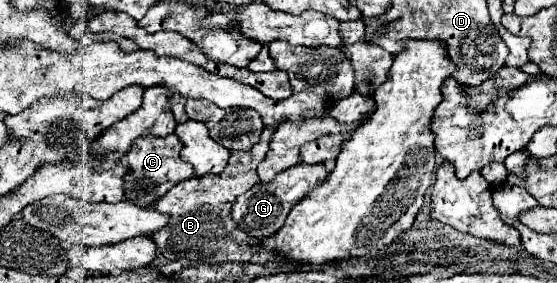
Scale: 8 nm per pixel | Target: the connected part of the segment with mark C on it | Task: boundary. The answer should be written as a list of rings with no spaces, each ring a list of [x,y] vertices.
[[[166,135],[160,139],[136,139],[136,143],[132,143],[132,149],[126,155],[130,165],[128,177],[124,177],[126,201],[132,201],[142,207],[152,207],[152,203],[164,193],[168,193],[176,183],[194,177],[192,165],[180,159],[180,149],[182,143],[176,139],[176,135]]]

